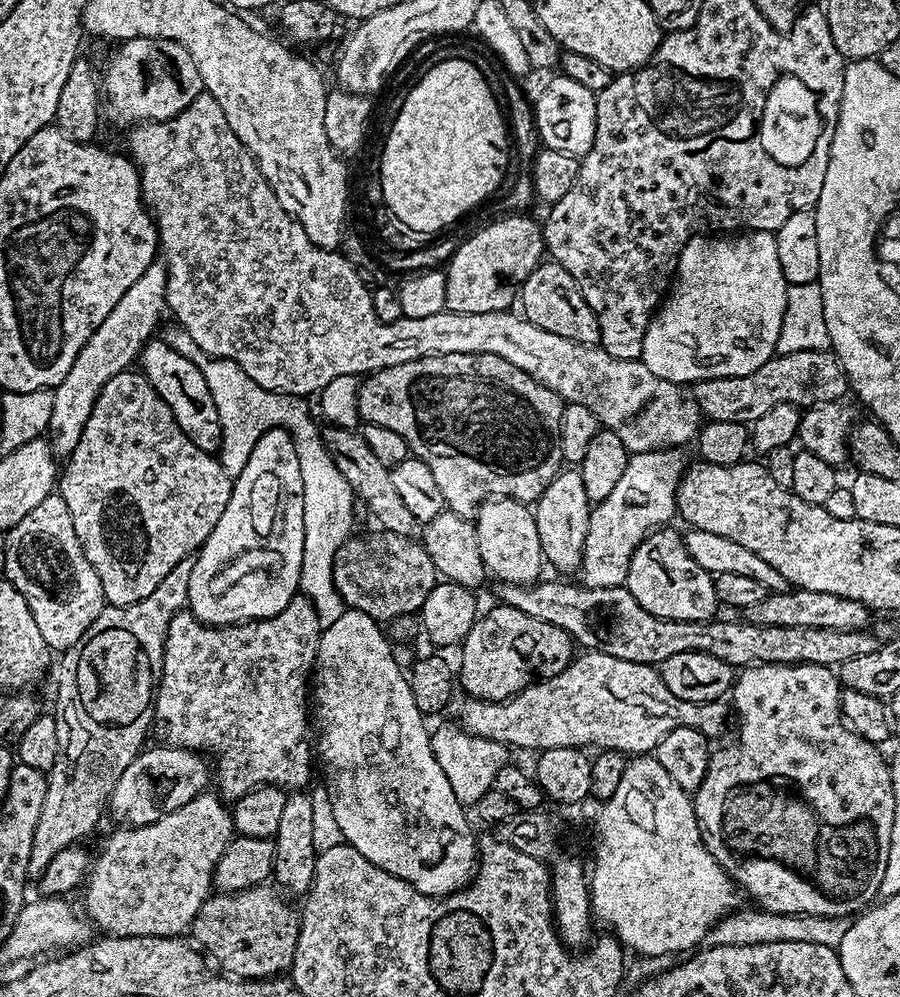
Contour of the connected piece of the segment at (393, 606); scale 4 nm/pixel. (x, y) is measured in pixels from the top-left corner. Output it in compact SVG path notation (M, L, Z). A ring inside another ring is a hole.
M375 530L365 536L353 534L334 558L336 589L348 608L370 614L377 622L391 622L399 616L419 613L430 590L438 582L438 573L423 543L412 536Z

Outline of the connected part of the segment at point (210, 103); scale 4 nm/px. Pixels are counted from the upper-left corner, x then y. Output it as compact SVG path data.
M201 90L198 98L194 98L194 102L190 102L190 106L174 118L150 120L137 124L129 132L132 133L128 136L126 152L137 170L140 171L140 193L144 196L144 207L152 213L152 219L156 222L158 252L162 257L164 267L168 269L168 277L166 278L167 311L176 315L175 323L183 328L186 334L190 334L190 338L194 338L194 342L198 342L198 346L207 356L215 356L217 360L233 360L243 372L250 374L250 378L254 382L258 382L258 386L271 392L286 392L290 396L308 398L311 397L311 392L313 394L321 393L328 383L334 382L334 378L339 376L360 378L383 368L398 366L427 356L498 354L500 358L514 362L514 366L518 366L520 370L526 370L526 374L530 374L532 378L542 382L542 386L554 390L559 394L561 400L578 406L586 406L586 410L590 410L596 415L597 425L603 426L607 431L618 434L618 438L622 438L622 446L626 446L629 454L649 452L655 448L678 448L697 439L702 427L702 413L696 405L695 399L681 385L650 374L650 370L641 359L610 358L610 354L606 354L604 348L595 344L570 342L570 338L558 338L558 334L550 334L550 330L542 330L542 326L534 326L534 322L525 320L523 315L516 313L515 316L515 311L462 314L461 312L445 310L429 316L406 316L403 320L393 324L382 322L378 318L378 314L374 314L374 302L369 285L364 284L362 278L358 278L354 266L339 251L331 248L320 248L314 242L310 242L304 227L288 213L282 206L282 202L278 202L270 182L266 182L262 170L256 165L256 160L250 154L248 147L238 138L238 134L234 134L234 130L230 130L230 122L226 122L226 114L222 114L222 106L218 106L218 102L214 102L210 93Z

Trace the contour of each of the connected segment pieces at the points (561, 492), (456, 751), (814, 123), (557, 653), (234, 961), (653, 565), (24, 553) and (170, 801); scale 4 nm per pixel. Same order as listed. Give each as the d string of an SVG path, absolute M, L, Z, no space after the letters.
M561 470L552 479L550 486L534 505L534 515L538 526L538 542L544 551L545 561L560 572L575 573L582 562L586 546L586 530L590 526L593 505L586 498L586 486L582 486L579 471Z
M456 722L433 727L430 739L432 757L438 762L438 766L442 766L442 774L446 774L450 781L450 790L454 790L454 798L458 798L461 806L475 806L482 794L495 788L498 770L502 770L502 766L510 762L510 749L507 744L470 734Z
M787 75L781 77L769 91L760 114L756 136L776 164L800 168L813 153L822 127L816 93L794 76Z
M495 607L477 619L470 634L458 648L458 684L461 689L464 687L468 691L467 695L473 700L509 700L537 680L545 680L566 670L566 666L574 659L574 641L566 630L558 630L558 626L550 626L550 622L530 618L530 614L522 614L522 610Z
M268 882L237 892L221 892L209 895L208 901L200 907L198 914L192 919L191 939L213 961L216 959L221 964L219 967L225 973L231 974L233 977L254 980L279 977L291 969L300 933L300 912L297 909L292 909L292 904L287 898L289 899L279 887Z
M672 526L656 529L634 550L634 558L630 558L626 587L630 590L630 594L634 594L634 598L638 598L638 606L642 606L642 610L650 610L650 614L658 618L711 620L717 615L718 601L714 590L713 573L702 570L702 566L698 566L698 562L690 558L690 550L686 550L683 535L679 531L676 533Z
M59 494L47 496L18 526L7 529L6 536L3 575L26 598L26 606L30 606L30 614L34 614L34 623L42 633L42 642L62 654L90 630L94 618L106 607L102 582L78 542L78 534L74 534L70 506Z
M148 746L140 751L134 762L122 770L118 786L114 786L108 808L110 816L112 812L114 819L121 820L121 825L135 826L161 820L166 814L186 806L186 802L201 795L207 789L204 787L210 784L210 764L201 753L191 752L188 748L159 747Z

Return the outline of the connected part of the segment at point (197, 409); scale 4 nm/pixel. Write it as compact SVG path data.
M152 338L145 344L138 357L138 368L150 386L154 386L158 398L166 402L182 434L186 434L198 450L215 453L222 438L222 422L218 418L218 406L214 406L210 386L206 386L206 378L202 378L202 370L198 370L190 358L178 354L178 350L170 347L163 338Z

